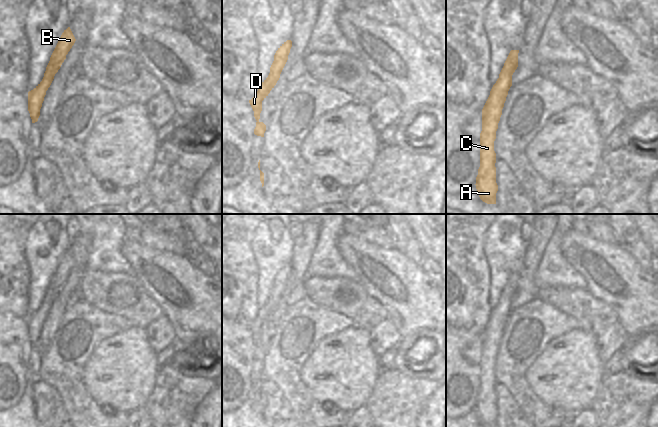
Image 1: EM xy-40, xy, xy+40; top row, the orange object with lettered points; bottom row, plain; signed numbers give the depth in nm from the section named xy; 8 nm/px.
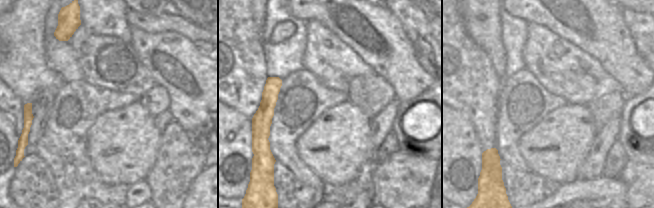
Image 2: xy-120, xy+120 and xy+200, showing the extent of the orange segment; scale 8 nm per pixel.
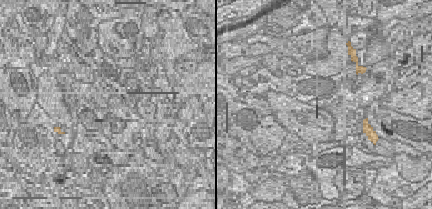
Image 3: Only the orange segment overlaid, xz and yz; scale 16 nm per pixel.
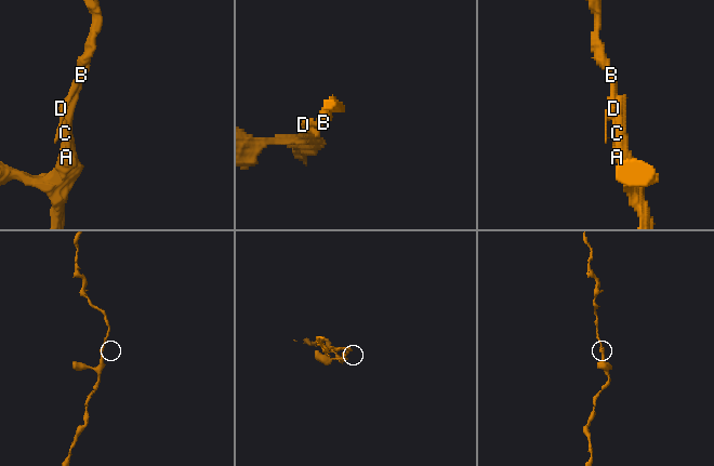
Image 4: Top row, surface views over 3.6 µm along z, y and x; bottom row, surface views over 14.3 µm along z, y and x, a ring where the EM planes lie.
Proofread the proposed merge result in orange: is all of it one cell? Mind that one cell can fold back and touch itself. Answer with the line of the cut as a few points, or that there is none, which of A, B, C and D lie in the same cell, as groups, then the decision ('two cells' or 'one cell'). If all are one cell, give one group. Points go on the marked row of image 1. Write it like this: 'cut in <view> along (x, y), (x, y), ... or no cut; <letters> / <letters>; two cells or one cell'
no cut; A B C D; one cell

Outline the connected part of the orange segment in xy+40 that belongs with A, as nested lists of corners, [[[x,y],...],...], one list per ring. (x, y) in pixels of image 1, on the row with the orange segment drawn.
[[[511,50],[499,78],[493,85],[482,109],[482,131],[480,133],[480,167],[476,177],[476,189],[480,199],[487,204],[496,204],[496,153],[494,141],[502,109],[512,86],[512,75],[518,67],[519,50]]]

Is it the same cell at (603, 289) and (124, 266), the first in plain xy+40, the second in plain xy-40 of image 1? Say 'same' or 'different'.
different

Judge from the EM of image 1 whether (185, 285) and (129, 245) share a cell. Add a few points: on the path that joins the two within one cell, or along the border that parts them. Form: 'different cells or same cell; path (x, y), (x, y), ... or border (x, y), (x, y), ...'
same cell; path (171, 280), (159, 273), (143, 259)

